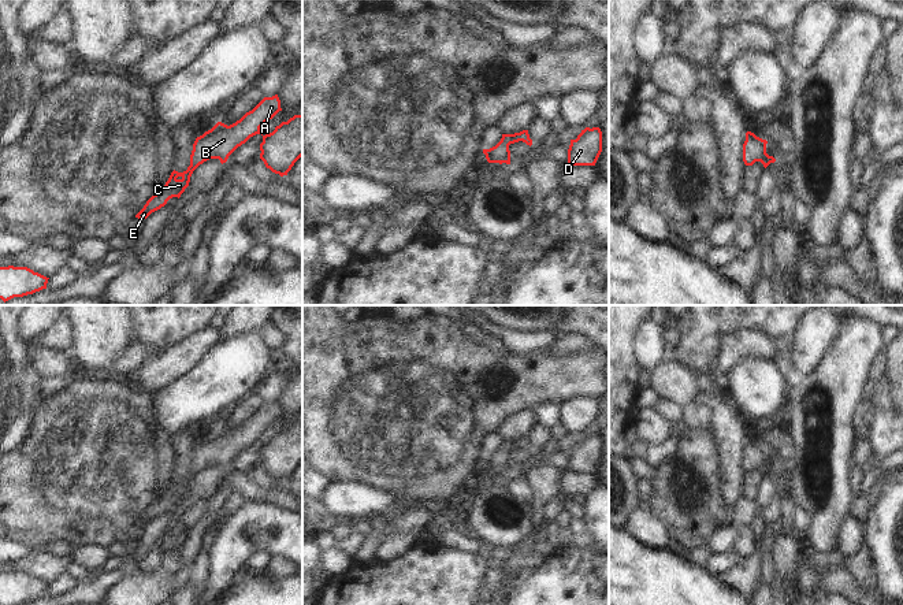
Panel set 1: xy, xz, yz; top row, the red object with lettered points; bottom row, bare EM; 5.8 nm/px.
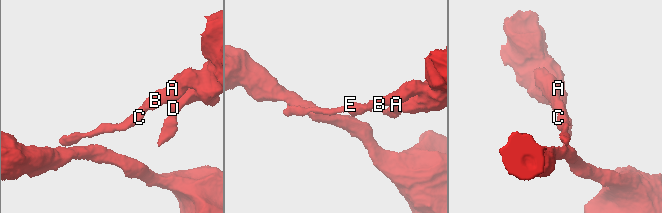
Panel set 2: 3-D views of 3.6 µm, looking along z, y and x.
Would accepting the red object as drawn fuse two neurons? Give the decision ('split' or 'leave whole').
leave whole

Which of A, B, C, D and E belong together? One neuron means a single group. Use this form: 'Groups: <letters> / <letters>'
Groups: A B C D E

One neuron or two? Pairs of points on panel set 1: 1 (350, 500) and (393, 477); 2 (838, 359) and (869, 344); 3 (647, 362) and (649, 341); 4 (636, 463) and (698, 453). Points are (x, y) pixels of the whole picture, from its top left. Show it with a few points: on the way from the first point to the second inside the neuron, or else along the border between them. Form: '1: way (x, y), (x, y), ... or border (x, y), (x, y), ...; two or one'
1: border (342, 479), (381, 486), (404, 498); two
2: way (846, 359), (861, 344); one
3: way (649, 356), (649, 346); one
4: border (656, 468), (650, 478); two

